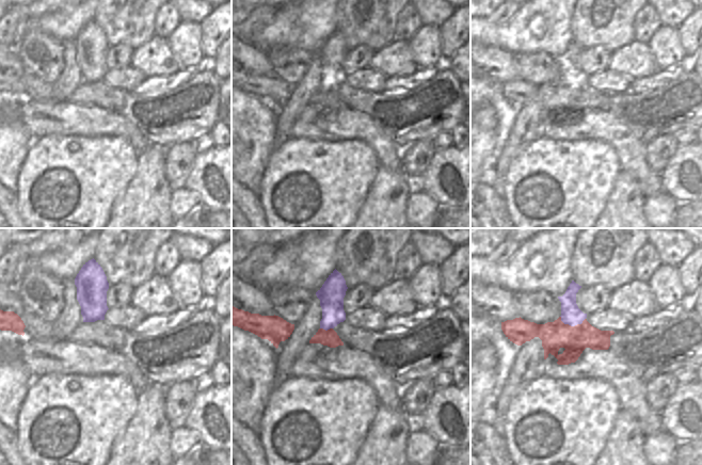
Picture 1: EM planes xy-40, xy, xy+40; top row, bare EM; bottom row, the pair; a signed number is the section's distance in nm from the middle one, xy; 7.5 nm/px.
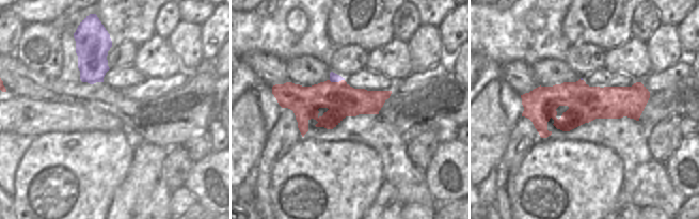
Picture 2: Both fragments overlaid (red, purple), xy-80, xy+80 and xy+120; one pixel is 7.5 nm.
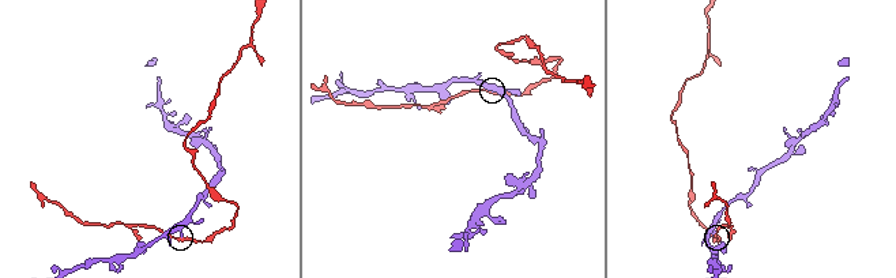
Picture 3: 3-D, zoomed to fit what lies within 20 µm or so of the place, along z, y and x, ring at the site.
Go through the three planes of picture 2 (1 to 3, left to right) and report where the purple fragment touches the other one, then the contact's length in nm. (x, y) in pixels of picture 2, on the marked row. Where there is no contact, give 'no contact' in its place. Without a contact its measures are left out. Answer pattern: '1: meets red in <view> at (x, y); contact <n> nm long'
1: no contact
2: meets red in xy+80 at (336, 82); contact 120 nm long
3: meets red in xy+120 at (580, 79); contact 30 nm long

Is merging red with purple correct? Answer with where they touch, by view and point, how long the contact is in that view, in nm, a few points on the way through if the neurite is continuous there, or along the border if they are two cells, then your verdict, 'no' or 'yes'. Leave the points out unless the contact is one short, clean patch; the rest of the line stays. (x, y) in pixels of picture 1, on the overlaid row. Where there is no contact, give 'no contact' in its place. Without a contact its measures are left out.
xy+40 (572, 326) | 190 nm | along xy+40 (560, 316), (564, 323), (571, 325), (579, 324), (585, 318) | no

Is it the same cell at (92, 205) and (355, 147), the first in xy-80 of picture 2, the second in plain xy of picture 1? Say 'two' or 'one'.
one

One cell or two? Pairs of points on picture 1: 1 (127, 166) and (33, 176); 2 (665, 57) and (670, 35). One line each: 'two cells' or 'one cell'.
1: one cell
2: one cell

